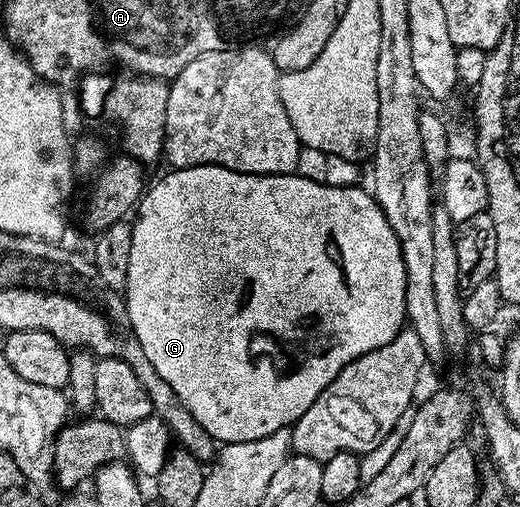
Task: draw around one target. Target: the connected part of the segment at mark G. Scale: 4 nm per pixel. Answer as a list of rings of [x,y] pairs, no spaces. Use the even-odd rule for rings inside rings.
[[[215,164],[176,168],[167,173],[163,180],[158,180],[151,188],[149,185],[145,189],[142,199],[136,205],[136,215],[132,220],[132,246],[124,299],[128,318],[132,322],[132,330],[136,330],[136,338],[140,338],[140,346],[144,349],[148,362],[152,362],[152,366],[156,366],[156,374],[160,374],[160,378],[164,378],[164,382],[168,382],[168,386],[172,386],[172,390],[176,390],[176,398],[180,398],[180,402],[184,402],[188,414],[192,414],[192,418],[196,418],[196,422],[200,422],[200,426],[204,426],[204,430],[208,430],[208,434],[219,445],[252,442],[256,438],[268,438],[268,434],[276,434],[276,430],[281,428],[290,428],[301,418],[304,410],[308,410],[308,406],[312,406],[312,402],[316,402],[316,398],[320,398],[323,390],[334,381],[336,374],[340,374],[340,370],[344,370],[344,366],[348,366],[348,362],[352,362],[372,350],[380,350],[380,346],[388,346],[388,342],[392,342],[392,338],[396,338],[396,334],[402,332],[407,323],[404,258],[401,257],[401,246],[397,242],[392,226],[389,225],[388,218],[385,217],[384,210],[366,188],[365,190],[362,188],[337,188],[334,184],[321,184],[318,180],[309,180],[308,177],[302,176],[303,174],[257,176],[247,172],[228,170]]]

